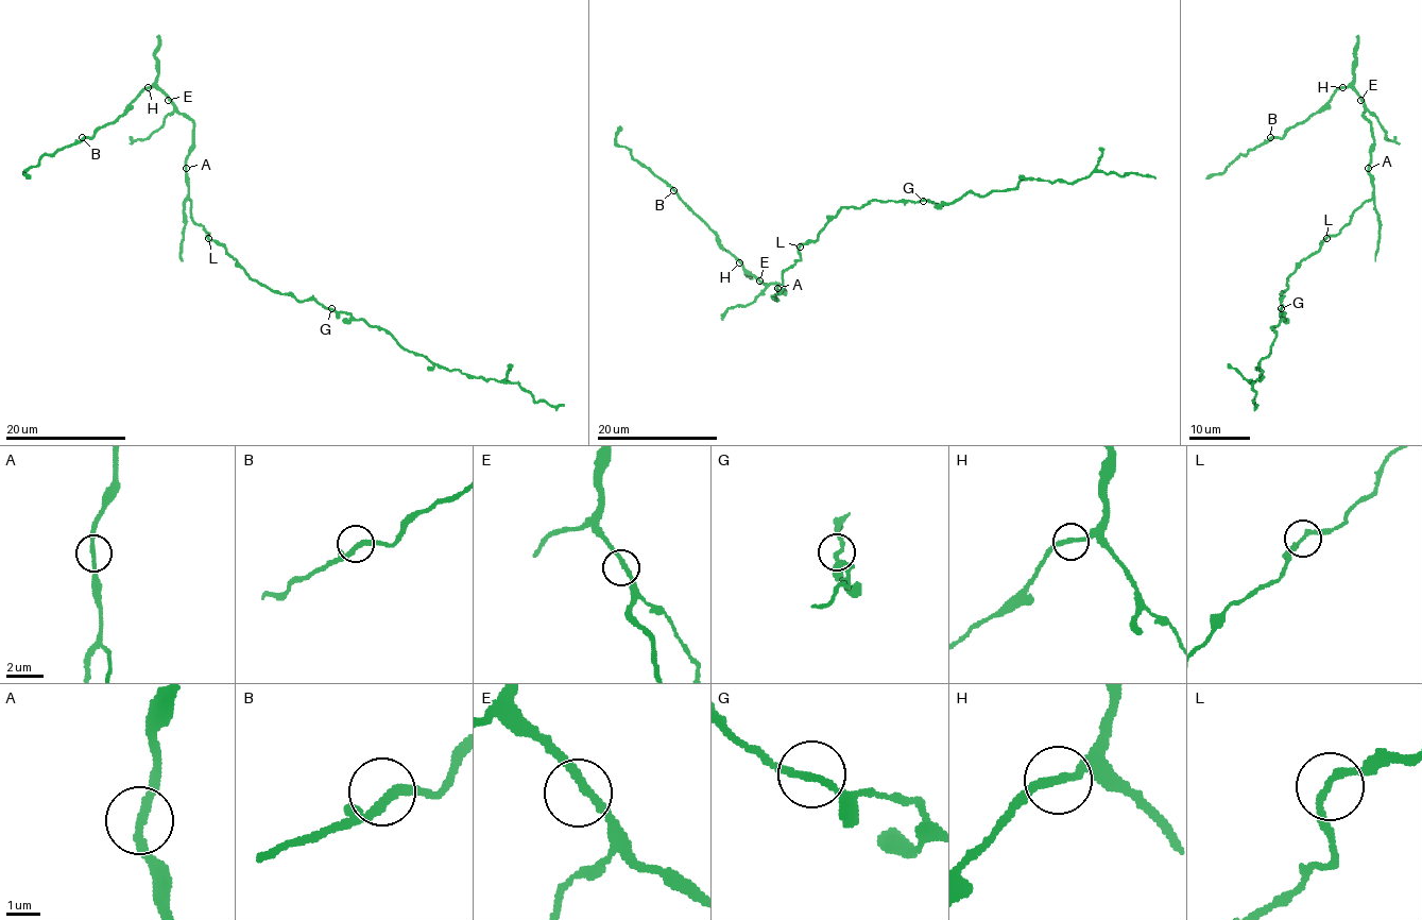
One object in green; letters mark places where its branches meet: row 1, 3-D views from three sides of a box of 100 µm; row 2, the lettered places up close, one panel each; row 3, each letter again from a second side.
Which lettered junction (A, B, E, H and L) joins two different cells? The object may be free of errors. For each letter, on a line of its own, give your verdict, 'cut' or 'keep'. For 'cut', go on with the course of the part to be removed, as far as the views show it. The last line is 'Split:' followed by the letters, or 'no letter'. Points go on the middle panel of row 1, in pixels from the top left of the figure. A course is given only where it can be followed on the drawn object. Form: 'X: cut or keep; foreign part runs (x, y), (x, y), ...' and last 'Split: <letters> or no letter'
A: keep
B: keep
E: keep
H: keep
L: keep
Split: no letter

